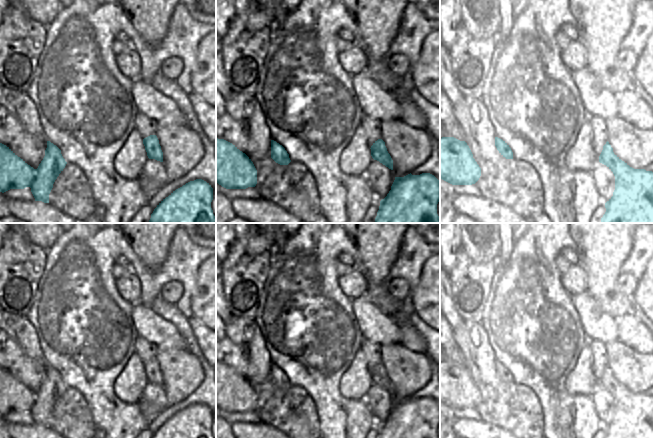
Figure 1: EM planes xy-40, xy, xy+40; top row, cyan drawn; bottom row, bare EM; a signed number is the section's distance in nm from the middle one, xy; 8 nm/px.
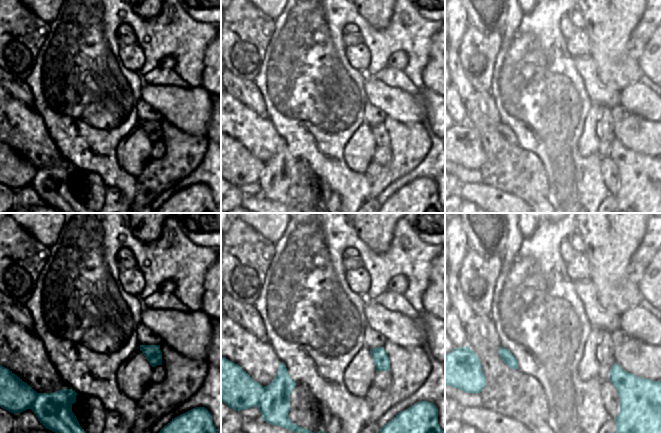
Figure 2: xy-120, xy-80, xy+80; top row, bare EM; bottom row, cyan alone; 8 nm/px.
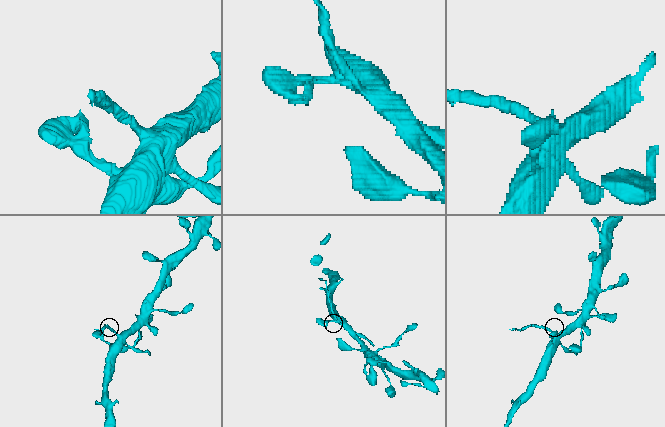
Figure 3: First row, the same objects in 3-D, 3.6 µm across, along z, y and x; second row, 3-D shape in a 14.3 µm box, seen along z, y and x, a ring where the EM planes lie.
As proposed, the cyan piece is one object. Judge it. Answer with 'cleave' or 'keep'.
cleave

